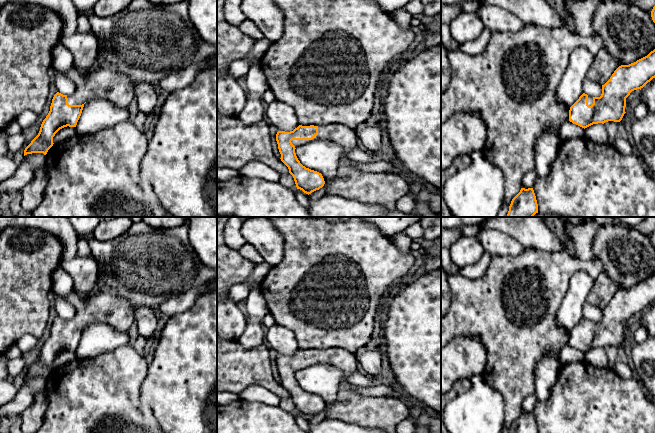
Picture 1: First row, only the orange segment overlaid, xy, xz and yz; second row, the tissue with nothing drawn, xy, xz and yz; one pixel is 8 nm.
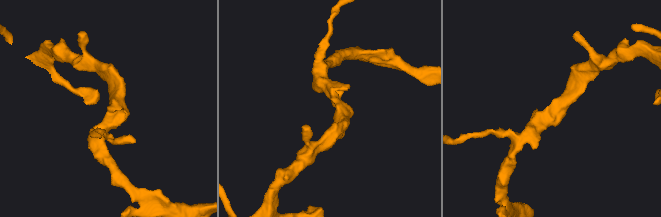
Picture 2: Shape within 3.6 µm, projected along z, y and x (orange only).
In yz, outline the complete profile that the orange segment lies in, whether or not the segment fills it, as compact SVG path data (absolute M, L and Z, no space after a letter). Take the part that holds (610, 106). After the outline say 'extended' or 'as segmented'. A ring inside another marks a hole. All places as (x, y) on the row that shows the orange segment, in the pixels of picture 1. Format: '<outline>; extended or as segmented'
M655 49L629 65L621 65L608 51L601 50L594 57L586 78L600 84L602 94L600 97L591 97L583 93L570 107L569 121L584 129L593 124L604 124L608 121L620 122L626 113L626 98L632 91L641 90L655 78Z; extended

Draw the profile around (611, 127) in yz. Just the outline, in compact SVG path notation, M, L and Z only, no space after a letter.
M608 121L604 125L608 133L608 143L613 146L614 141L618 137L618 122Z

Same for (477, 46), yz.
M484 28L484 30L477 39L465 42L464 44L460 45L459 49L464 53L470 55L480 54L486 49L490 36L490 30Z

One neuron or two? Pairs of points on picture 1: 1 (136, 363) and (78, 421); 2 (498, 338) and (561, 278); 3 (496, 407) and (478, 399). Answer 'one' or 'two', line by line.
1: one
2: one
3: one

